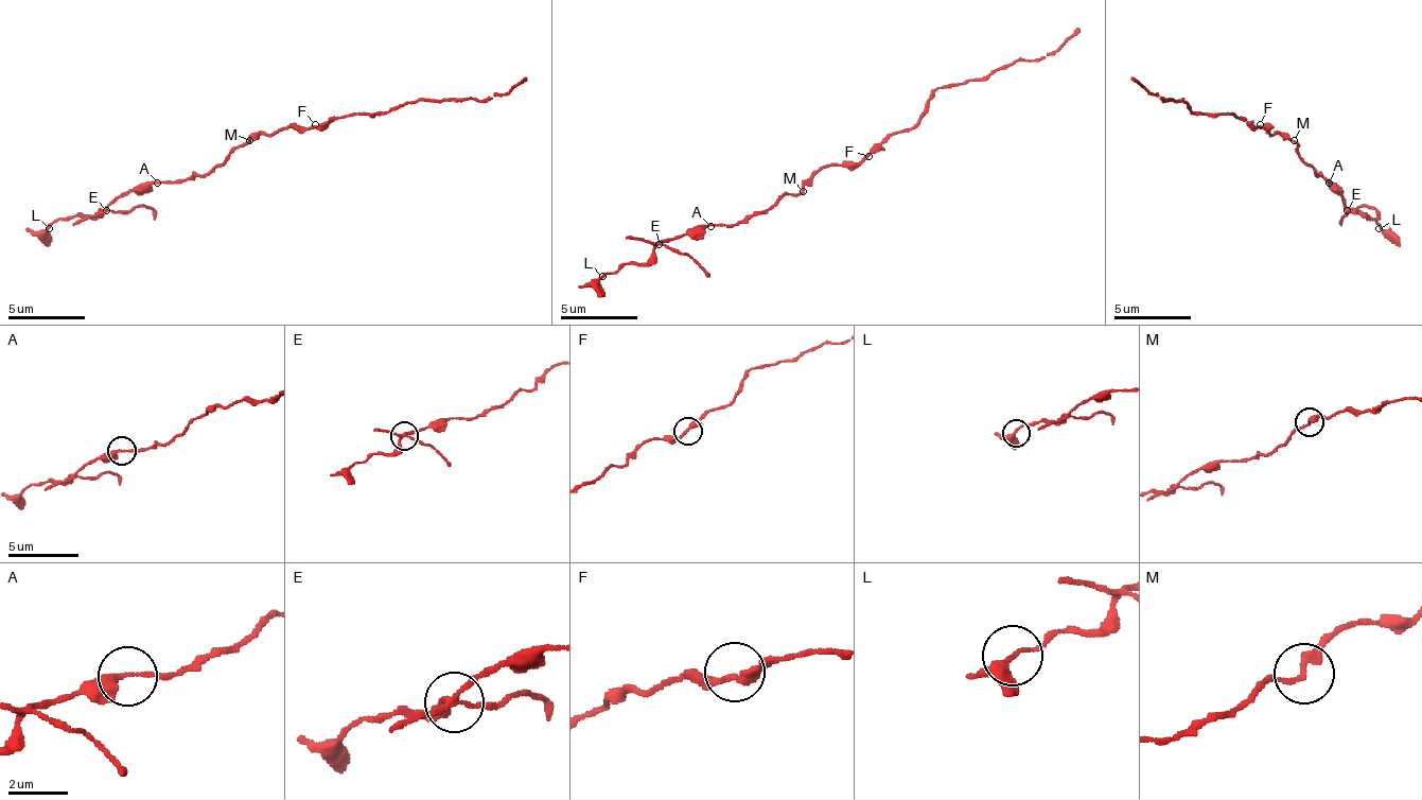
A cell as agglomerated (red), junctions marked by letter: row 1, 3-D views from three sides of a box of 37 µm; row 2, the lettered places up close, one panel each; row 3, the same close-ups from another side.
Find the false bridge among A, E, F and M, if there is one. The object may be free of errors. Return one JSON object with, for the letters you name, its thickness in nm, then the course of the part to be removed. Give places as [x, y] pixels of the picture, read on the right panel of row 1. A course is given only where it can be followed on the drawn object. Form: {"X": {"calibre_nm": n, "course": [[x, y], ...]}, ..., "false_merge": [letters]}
{"E": {"calibre_nm": 180, "course": [[1348, 209], [1368, 216], [1387, 232], [1390, 228]]}, "false_merge": ["E"]}

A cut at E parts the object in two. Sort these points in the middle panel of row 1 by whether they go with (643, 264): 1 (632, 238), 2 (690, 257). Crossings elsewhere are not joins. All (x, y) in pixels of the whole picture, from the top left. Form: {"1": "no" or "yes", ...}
{"1": "no", "2": "yes"}

